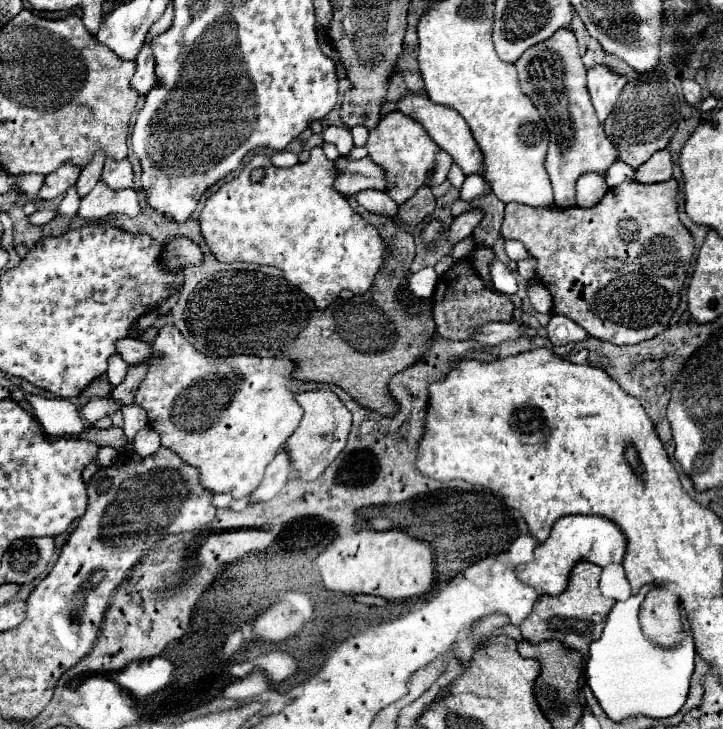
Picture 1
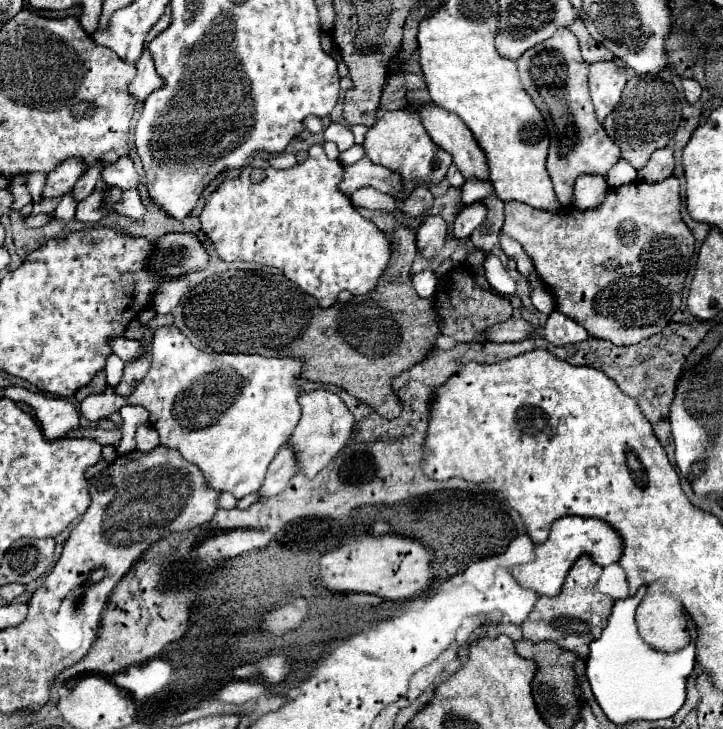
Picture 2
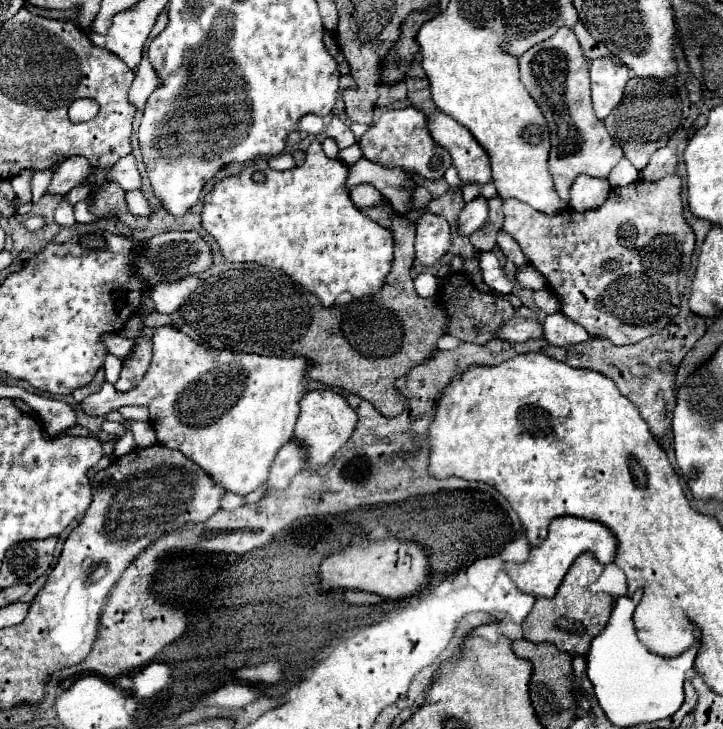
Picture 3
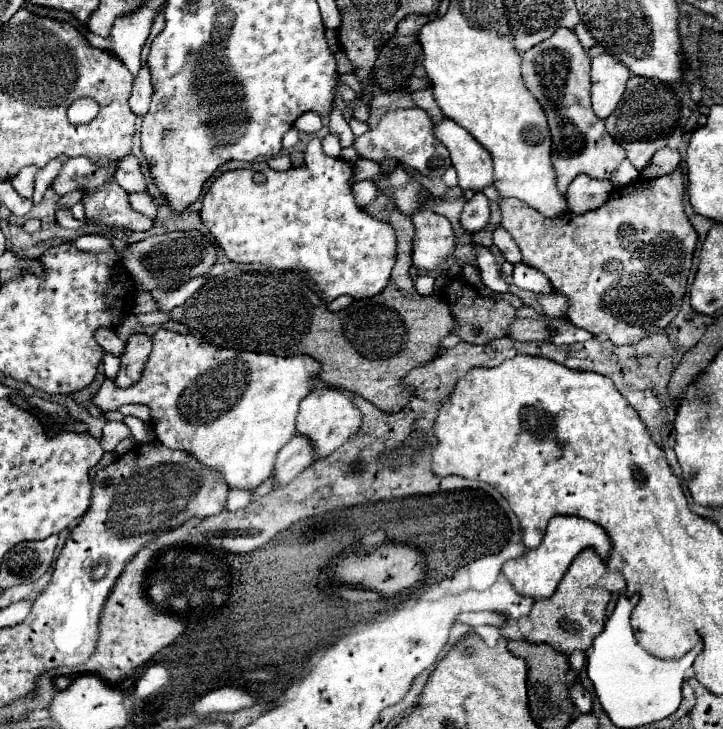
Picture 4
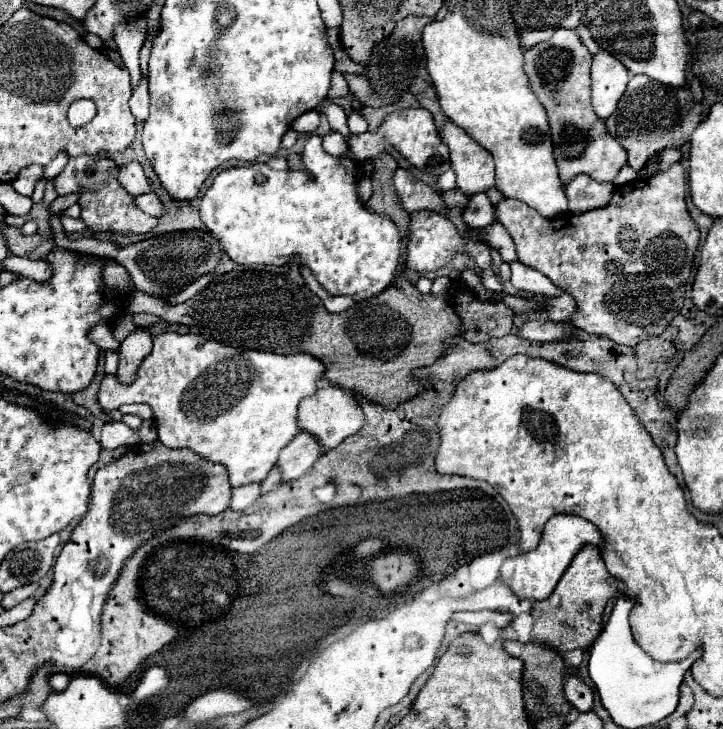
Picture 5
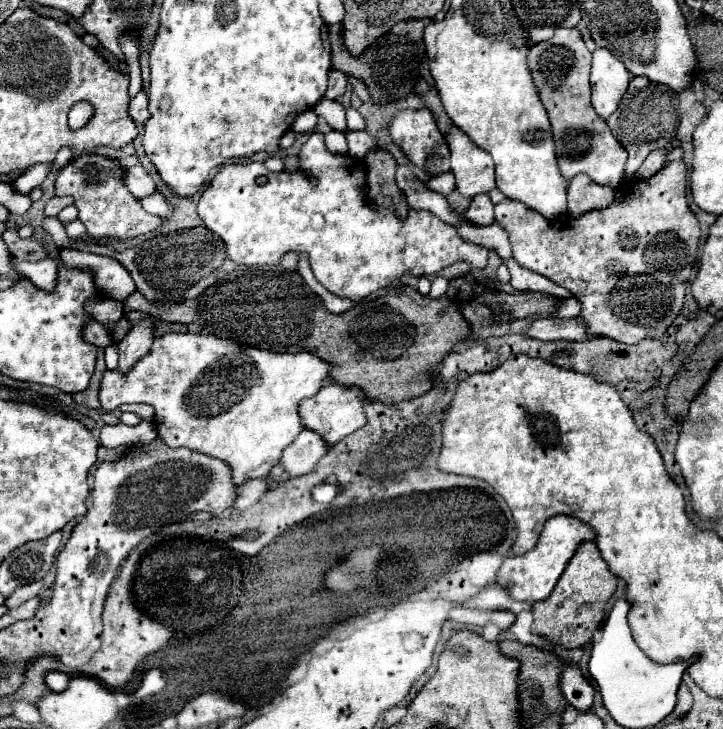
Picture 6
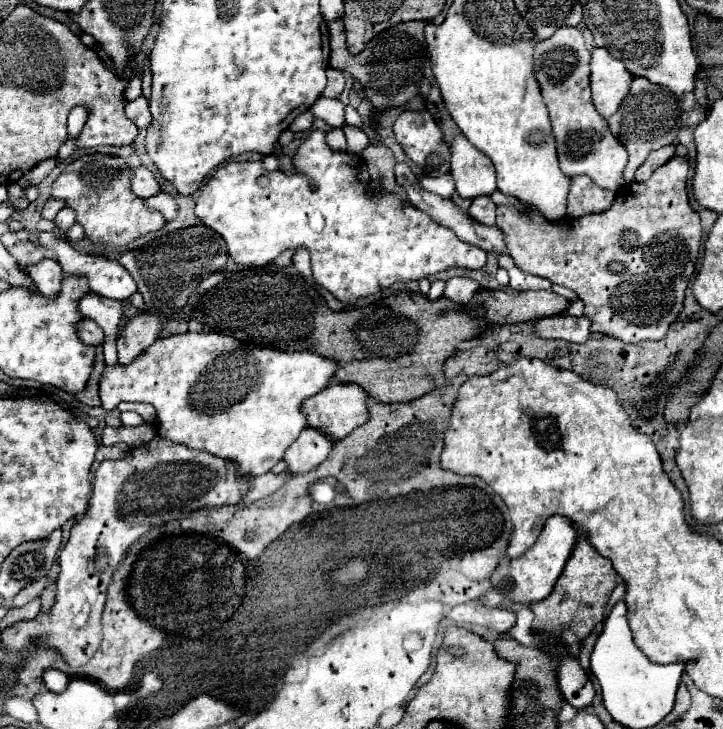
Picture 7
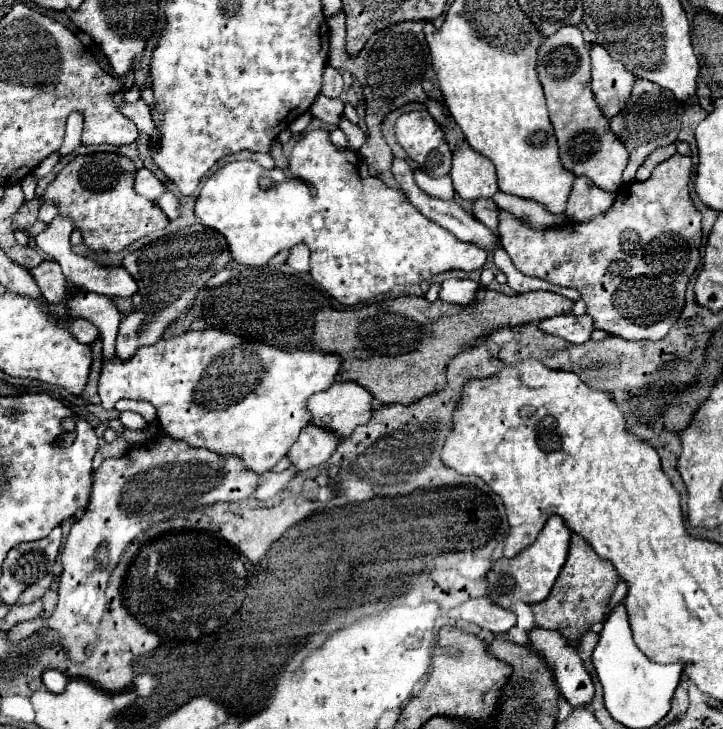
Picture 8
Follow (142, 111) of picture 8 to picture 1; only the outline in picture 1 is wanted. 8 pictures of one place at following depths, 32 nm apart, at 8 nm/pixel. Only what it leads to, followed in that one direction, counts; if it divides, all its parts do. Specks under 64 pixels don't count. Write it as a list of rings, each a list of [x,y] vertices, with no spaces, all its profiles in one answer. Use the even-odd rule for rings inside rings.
[[[144,42],[138,52],[138,58],[136,58],[136,72],[132,76],[132,88],[138,90],[140,96],[144,96],[154,84],[156,84],[154,56],[152,56],[150,42]]]

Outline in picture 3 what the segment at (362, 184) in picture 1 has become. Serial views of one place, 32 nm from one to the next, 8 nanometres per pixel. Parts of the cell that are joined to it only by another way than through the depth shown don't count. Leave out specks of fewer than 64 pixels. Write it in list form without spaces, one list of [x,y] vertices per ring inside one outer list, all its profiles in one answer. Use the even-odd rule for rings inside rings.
[[[358,160],[356,164],[348,166],[348,178],[344,186],[348,192],[352,192],[352,188],[358,184],[372,184],[392,202],[396,212],[410,212],[408,202],[412,198],[416,184],[400,168],[384,168],[370,160]]]

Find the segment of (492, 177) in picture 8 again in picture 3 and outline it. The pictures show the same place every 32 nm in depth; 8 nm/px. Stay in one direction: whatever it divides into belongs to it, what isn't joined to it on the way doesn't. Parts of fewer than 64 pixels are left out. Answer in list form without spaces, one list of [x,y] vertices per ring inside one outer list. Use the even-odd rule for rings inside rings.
[[[436,110],[434,114],[426,114],[426,124],[434,142],[438,142],[450,152],[452,162],[456,164],[458,174],[462,178],[462,184],[492,182],[488,154],[474,140],[468,128],[460,126],[458,120],[440,110]]]

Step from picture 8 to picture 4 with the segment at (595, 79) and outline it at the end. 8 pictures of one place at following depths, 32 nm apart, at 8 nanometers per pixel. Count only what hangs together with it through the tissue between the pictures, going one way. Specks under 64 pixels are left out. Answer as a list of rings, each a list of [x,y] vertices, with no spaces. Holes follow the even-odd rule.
[[[610,54],[596,56],[592,60],[592,106],[594,114],[604,120],[614,112],[622,94],[626,90],[626,82],[630,78],[630,70],[614,60]]]

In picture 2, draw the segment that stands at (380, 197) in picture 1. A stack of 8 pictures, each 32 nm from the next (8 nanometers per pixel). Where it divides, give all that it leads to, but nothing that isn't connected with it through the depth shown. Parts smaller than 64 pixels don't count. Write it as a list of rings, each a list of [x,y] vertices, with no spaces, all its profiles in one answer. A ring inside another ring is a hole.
[[[374,188],[356,190],[350,198],[356,206],[364,206],[368,210],[384,210],[384,212],[390,212],[390,214],[396,212],[396,202],[388,194],[382,194]]]

